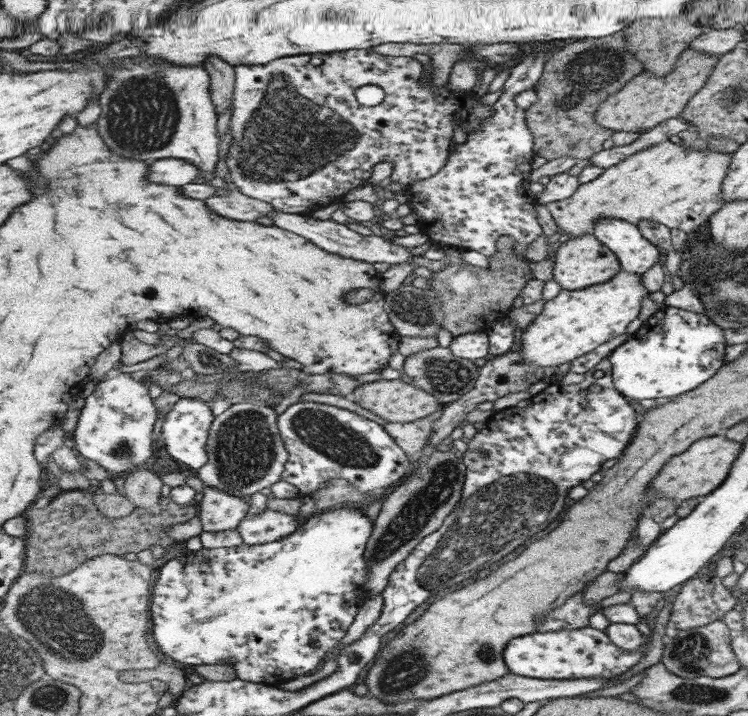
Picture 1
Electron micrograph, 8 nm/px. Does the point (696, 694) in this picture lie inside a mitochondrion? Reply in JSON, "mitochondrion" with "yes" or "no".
{"mitochondrion":"yes"}

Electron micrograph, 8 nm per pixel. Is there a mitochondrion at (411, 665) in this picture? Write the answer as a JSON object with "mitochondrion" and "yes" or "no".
{"mitochondrion":"yes"}

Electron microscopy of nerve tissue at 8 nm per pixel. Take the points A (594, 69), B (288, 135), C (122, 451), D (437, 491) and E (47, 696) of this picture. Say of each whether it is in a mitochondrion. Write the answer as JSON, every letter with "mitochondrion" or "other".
{"A":"mitochondrion","B":"mitochondrion","C":"mitochondrion","D":"mitochondrion","E":"mitochondrion"}

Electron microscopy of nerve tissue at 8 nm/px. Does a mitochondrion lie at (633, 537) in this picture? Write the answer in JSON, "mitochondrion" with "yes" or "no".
{"mitochondrion":"no"}

